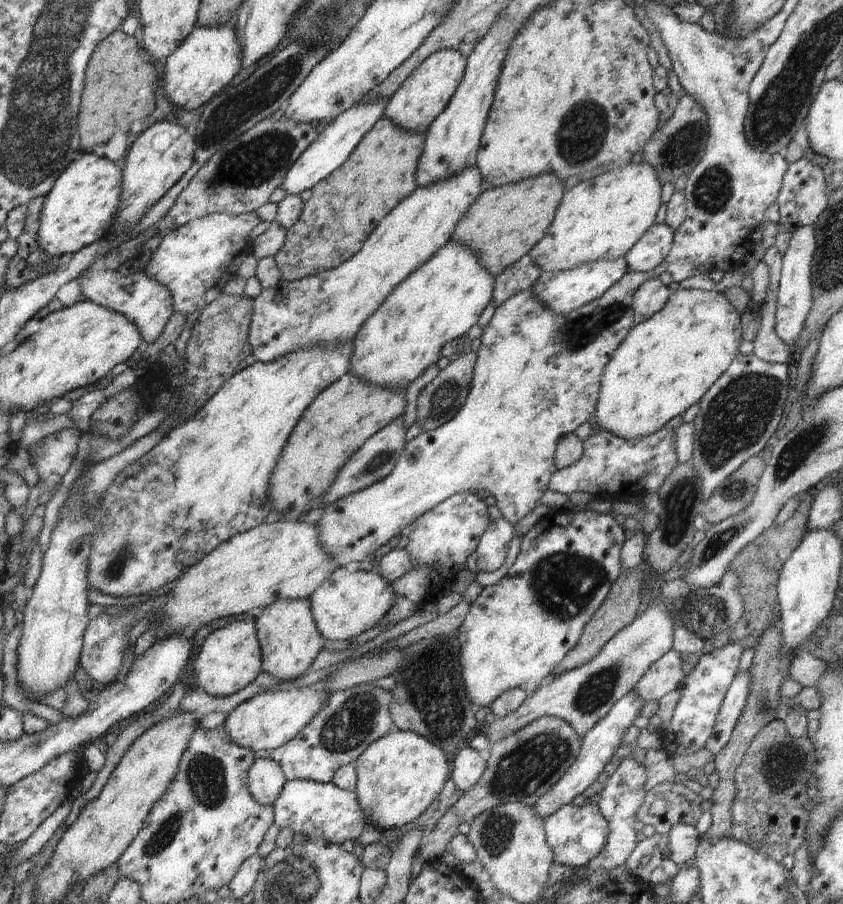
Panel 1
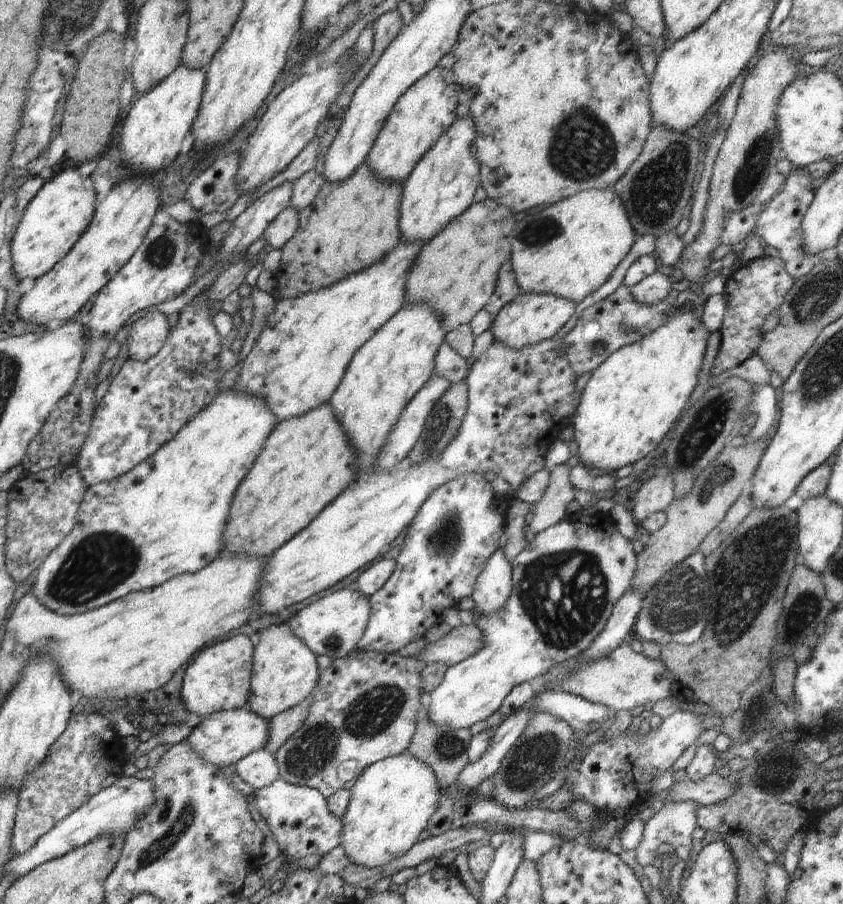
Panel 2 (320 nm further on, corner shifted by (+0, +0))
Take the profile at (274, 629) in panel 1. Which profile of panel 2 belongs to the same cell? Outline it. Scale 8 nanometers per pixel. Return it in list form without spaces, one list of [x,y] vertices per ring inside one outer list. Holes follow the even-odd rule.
[[[282,624],[270,625],[267,629],[262,629],[260,641],[254,647],[254,658],[252,665],[252,676],[249,684],[250,694],[248,704],[251,711],[269,721],[281,712],[298,706],[314,690],[320,676],[316,655],[298,638],[291,630],[283,630]]]

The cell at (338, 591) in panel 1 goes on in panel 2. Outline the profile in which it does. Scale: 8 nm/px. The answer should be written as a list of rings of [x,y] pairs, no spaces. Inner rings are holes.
[[[355,586],[346,587],[326,594],[297,612],[289,620],[289,629],[316,656],[339,659],[357,648],[358,641],[367,627],[370,609],[369,597],[364,596]]]

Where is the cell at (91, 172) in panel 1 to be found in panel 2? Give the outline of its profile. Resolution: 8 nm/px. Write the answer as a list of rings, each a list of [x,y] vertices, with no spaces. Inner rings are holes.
[[[68,168],[44,183],[40,192],[28,203],[10,245],[12,268],[19,281],[40,278],[72,250],[95,213],[97,194],[92,181],[91,176],[82,176],[79,168]]]

